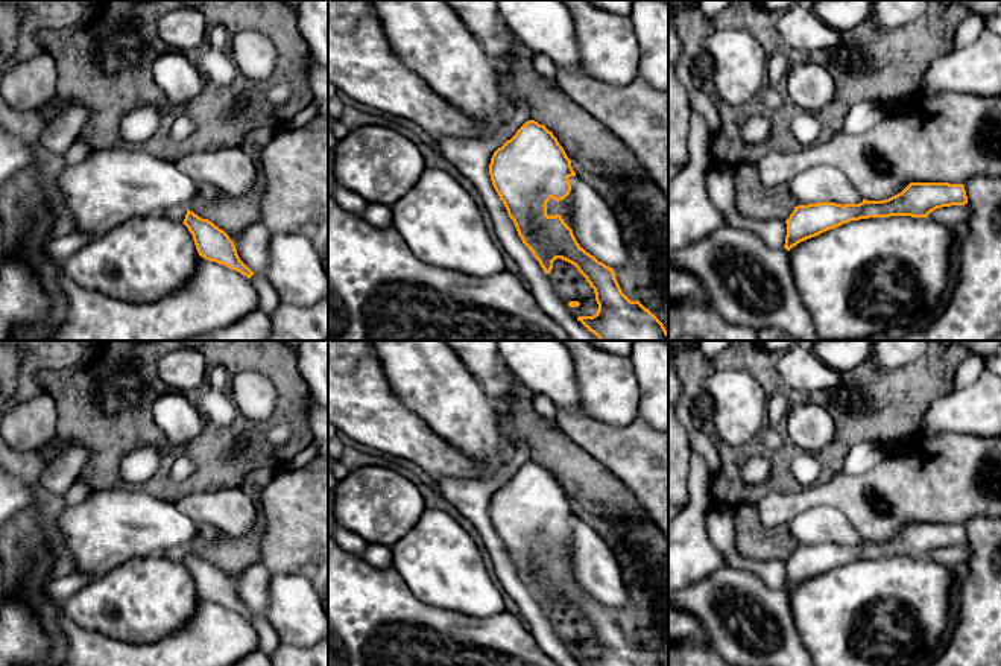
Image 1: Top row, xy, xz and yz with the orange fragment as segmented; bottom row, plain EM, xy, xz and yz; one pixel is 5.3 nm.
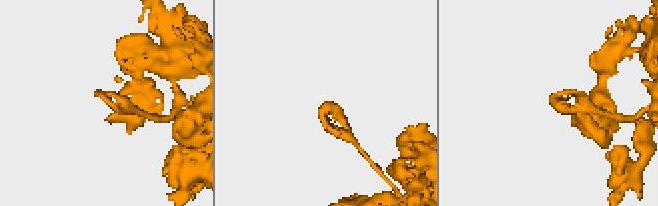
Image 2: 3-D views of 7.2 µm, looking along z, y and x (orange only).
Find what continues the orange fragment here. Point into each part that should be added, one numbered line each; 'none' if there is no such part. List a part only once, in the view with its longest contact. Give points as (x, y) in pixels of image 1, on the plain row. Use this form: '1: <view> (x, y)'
none

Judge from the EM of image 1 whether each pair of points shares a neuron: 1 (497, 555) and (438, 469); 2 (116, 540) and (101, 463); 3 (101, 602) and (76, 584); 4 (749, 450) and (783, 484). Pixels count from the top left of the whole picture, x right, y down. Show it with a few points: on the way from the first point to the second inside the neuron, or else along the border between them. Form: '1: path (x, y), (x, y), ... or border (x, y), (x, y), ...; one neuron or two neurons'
1: border (480, 478), (441, 478), (438, 481); two neurons
2: border (117, 485), (108, 490), (97, 490); two neurons
3: border (94, 578), (61, 602); two neurons
4: path (735, 469), (735, 479), (746, 490), (764, 488); one neuron

